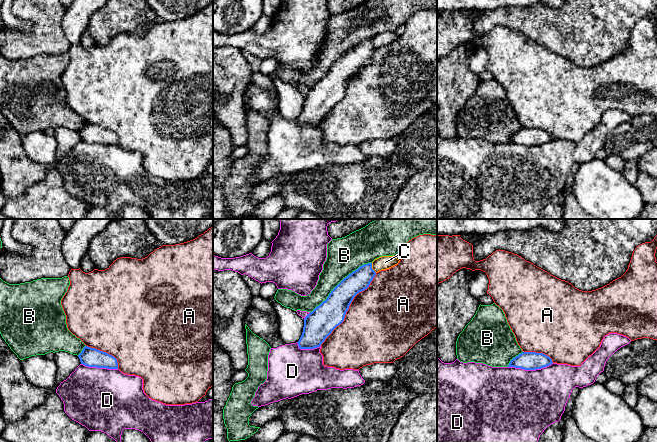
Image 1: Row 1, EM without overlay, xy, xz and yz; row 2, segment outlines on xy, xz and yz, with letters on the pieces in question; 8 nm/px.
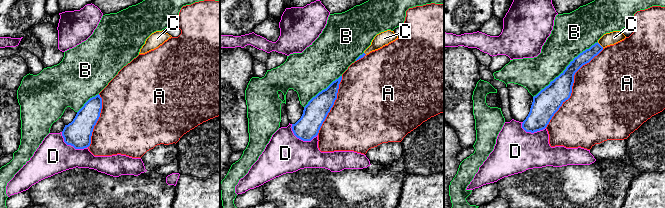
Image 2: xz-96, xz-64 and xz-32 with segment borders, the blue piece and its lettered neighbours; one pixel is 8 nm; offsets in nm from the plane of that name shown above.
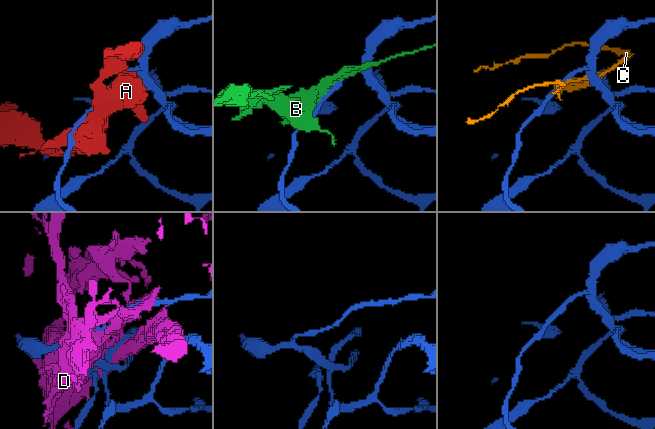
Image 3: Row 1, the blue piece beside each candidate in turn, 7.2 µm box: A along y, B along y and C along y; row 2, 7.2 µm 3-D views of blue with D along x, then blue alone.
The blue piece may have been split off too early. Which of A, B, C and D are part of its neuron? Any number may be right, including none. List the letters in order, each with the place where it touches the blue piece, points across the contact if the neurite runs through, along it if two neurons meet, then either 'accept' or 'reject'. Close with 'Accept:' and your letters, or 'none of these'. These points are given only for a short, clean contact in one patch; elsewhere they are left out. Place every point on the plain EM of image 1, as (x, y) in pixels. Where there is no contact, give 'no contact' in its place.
A: xz (348, 84) | accept
B: xz (339, 59) | reject
C: xz (371, 44) | reject
D: yz (530, 145) | reject
Accept: A

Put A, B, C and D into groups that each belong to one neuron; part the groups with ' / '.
A / B / C / D

